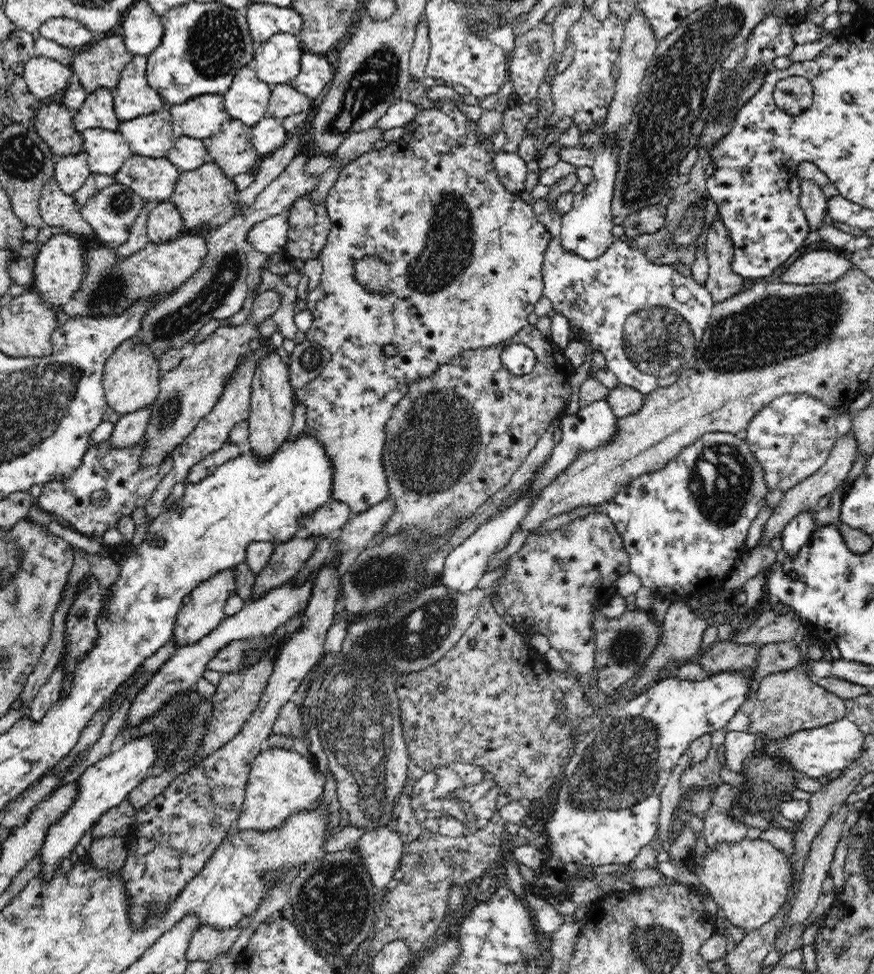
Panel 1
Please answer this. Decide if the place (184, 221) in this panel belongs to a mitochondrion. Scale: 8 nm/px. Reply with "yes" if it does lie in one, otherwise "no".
no

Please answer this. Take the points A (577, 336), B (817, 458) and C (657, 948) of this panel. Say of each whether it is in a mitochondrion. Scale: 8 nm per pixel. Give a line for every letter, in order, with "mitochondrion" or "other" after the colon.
A: other
B: other
C: mitochondrion

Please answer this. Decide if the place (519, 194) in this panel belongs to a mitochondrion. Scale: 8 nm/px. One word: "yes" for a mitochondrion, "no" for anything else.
no

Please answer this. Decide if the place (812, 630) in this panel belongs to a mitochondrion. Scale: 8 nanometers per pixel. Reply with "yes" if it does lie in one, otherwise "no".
no

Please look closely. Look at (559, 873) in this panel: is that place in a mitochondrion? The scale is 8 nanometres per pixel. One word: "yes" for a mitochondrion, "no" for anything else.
no

